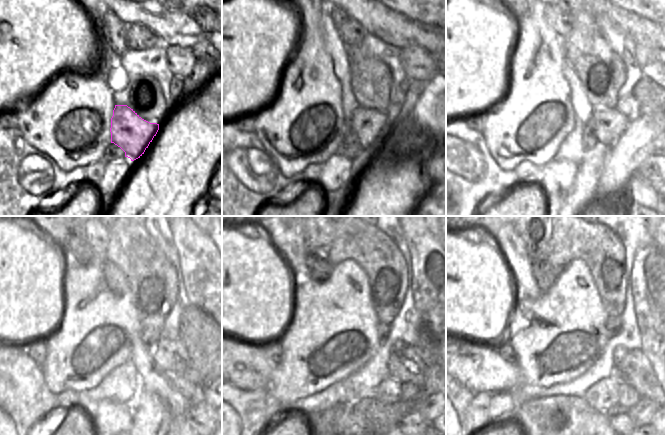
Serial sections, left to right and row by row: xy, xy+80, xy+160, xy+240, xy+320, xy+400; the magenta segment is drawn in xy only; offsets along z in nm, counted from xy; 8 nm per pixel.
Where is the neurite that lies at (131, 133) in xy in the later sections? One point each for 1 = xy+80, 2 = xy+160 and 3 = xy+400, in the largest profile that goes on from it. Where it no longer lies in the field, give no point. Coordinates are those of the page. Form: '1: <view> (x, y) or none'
1: xy+80 (373, 127)
2: xy+160 (607, 125)
3: xy+400 (632, 367)

